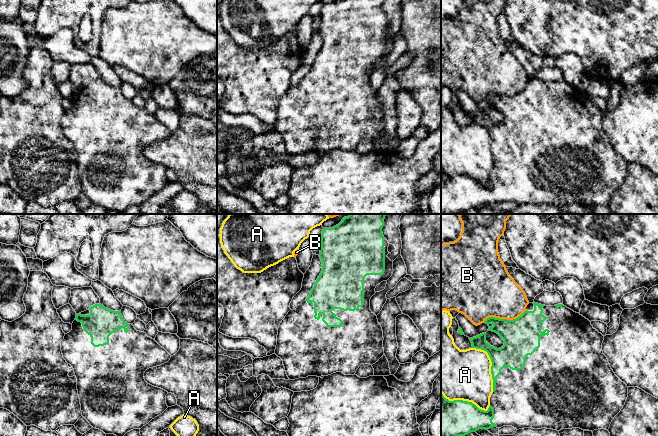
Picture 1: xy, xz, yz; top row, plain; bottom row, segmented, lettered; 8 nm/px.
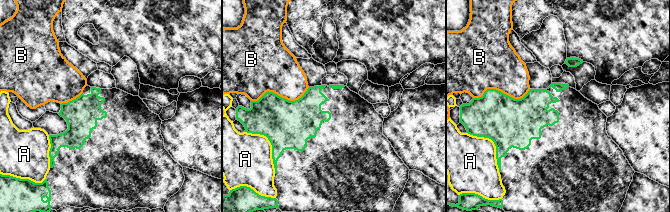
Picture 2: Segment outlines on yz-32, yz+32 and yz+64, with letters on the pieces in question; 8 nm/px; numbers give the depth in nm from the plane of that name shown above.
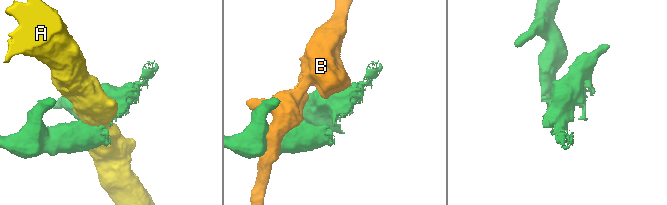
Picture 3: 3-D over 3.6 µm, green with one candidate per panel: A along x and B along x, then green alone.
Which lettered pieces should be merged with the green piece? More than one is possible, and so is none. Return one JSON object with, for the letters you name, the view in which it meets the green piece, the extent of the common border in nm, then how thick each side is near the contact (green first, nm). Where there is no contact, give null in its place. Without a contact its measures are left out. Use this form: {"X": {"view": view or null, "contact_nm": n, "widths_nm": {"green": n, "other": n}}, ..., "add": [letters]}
{"add": []}

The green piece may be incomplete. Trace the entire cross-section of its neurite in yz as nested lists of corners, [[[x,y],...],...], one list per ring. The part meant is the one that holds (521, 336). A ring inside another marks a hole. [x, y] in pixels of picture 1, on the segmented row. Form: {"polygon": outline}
{"polygon": [[[533,302],[529,303],[526,307],[526,311],[516,319],[507,320],[489,317],[485,320],[484,323],[488,325],[492,323],[493,326],[489,327],[488,331],[497,333],[504,340],[504,345],[497,349],[486,342],[486,333],[469,338],[472,343],[471,348],[486,351],[492,362],[491,374],[493,379],[493,393],[490,397],[490,406],[487,411],[484,411],[479,409],[472,402],[463,400],[449,401],[441,393],[441,436],[465,436],[471,432],[476,432],[479,429],[488,430],[493,427],[501,428],[503,426],[512,426],[517,430],[524,428],[547,428],[560,431],[561,429],[580,428],[582,430],[589,430],[593,432],[594,430],[598,429],[609,429],[612,420],[625,405],[626,399],[628,397],[628,387],[615,375],[611,369],[608,359],[602,351],[604,336],[593,328],[591,322],[588,319],[567,308],[563,304],[545,306]]]}

